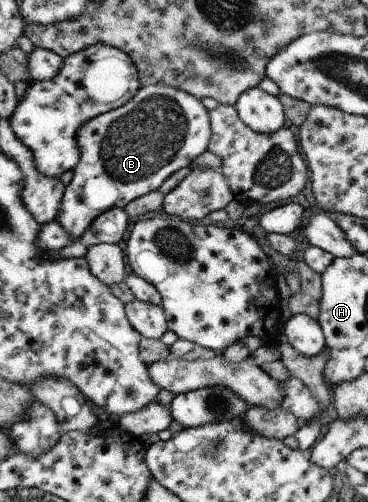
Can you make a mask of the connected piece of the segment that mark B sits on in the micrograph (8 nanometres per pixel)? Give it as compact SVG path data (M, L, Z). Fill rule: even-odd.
M153 84L148 86L141 86L137 93L128 101L125 105L118 107L117 109L105 112L104 114L95 116L93 119L86 121L76 131L77 147L80 151L80 160L77 165L72 169L74 176L69 185L66 186L62 202L60 205L59 213L55 221L62 227L62 231L70 236L73 242L79 241L85 233L85 230L92 224L92 221L99 217L102 213L105 213L111 208L124 208L128 203L131 203L134 199L158 190L163 182L173 175L176 171L183 168L189 168L191 163L195 161L196 157L199 157L201 153L208 150L208 145L211 139L212 129L210 124L210 111L203 106L203 103L198 97L191 95L183 90L166 86L163 84Z

